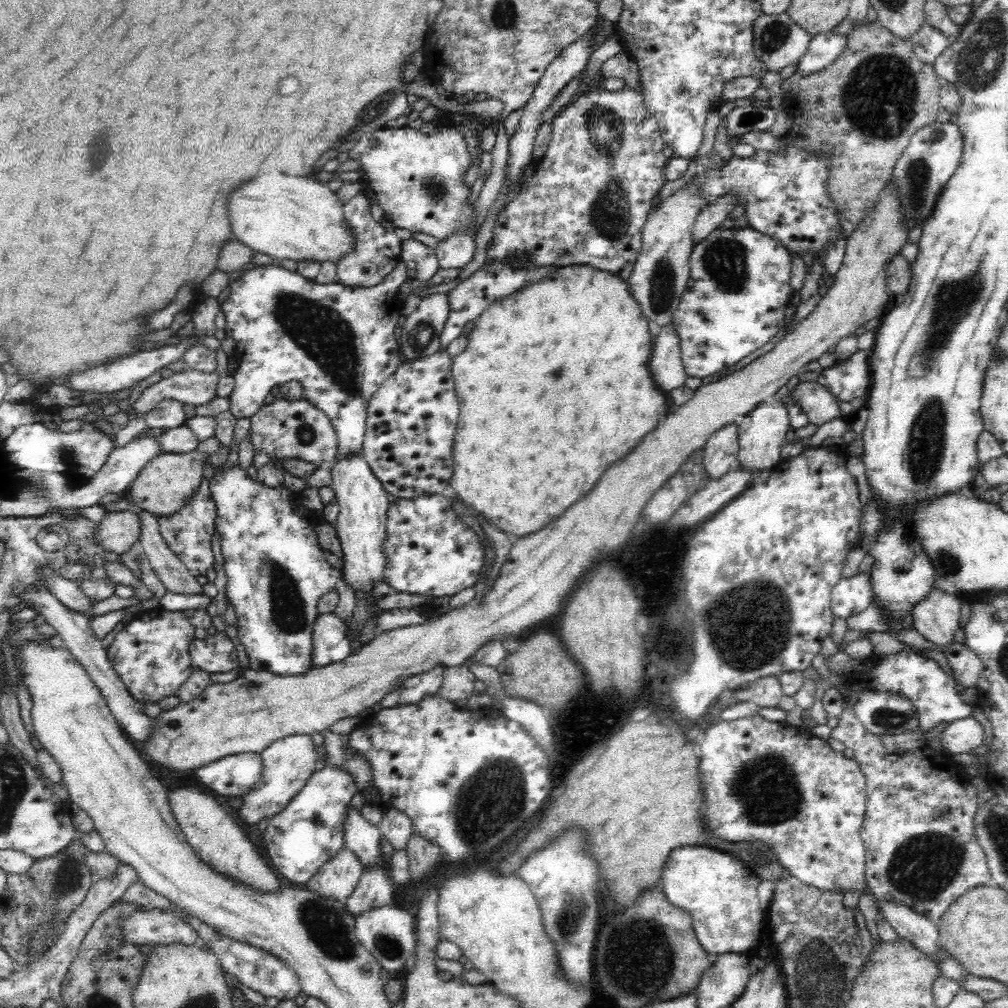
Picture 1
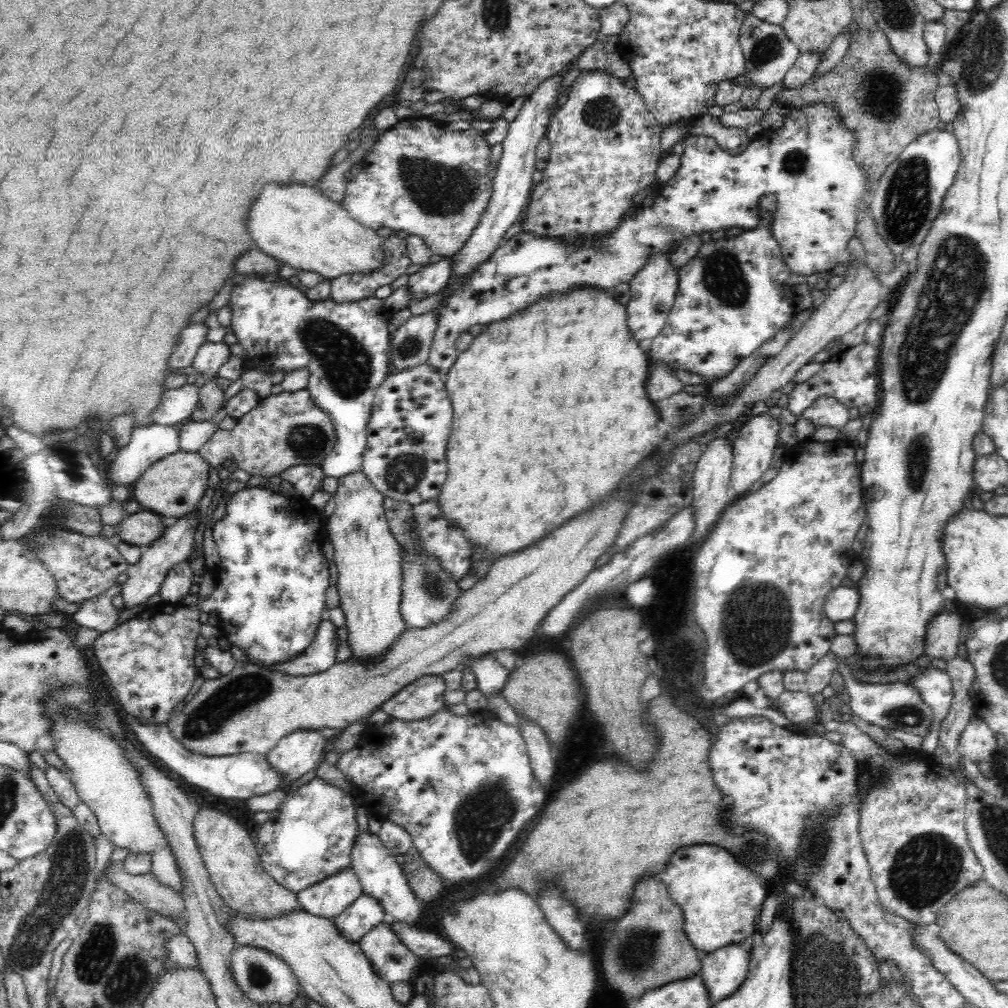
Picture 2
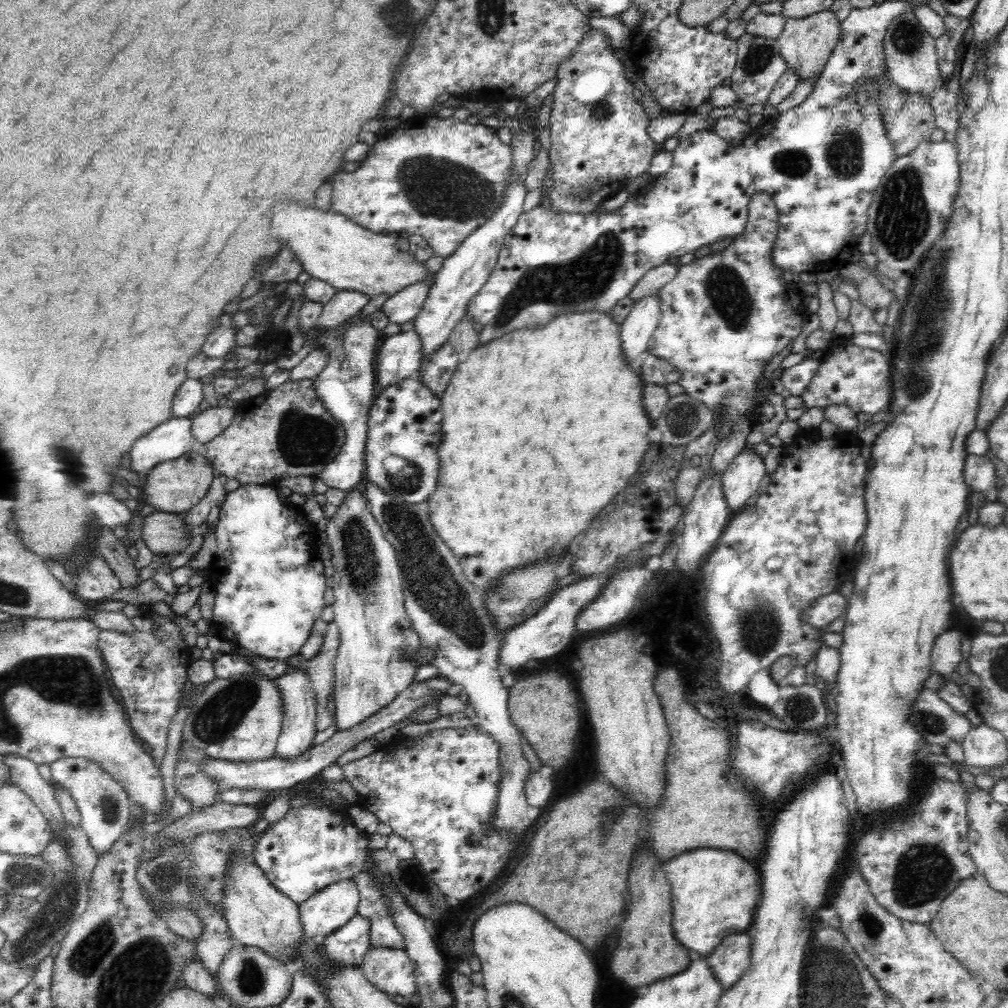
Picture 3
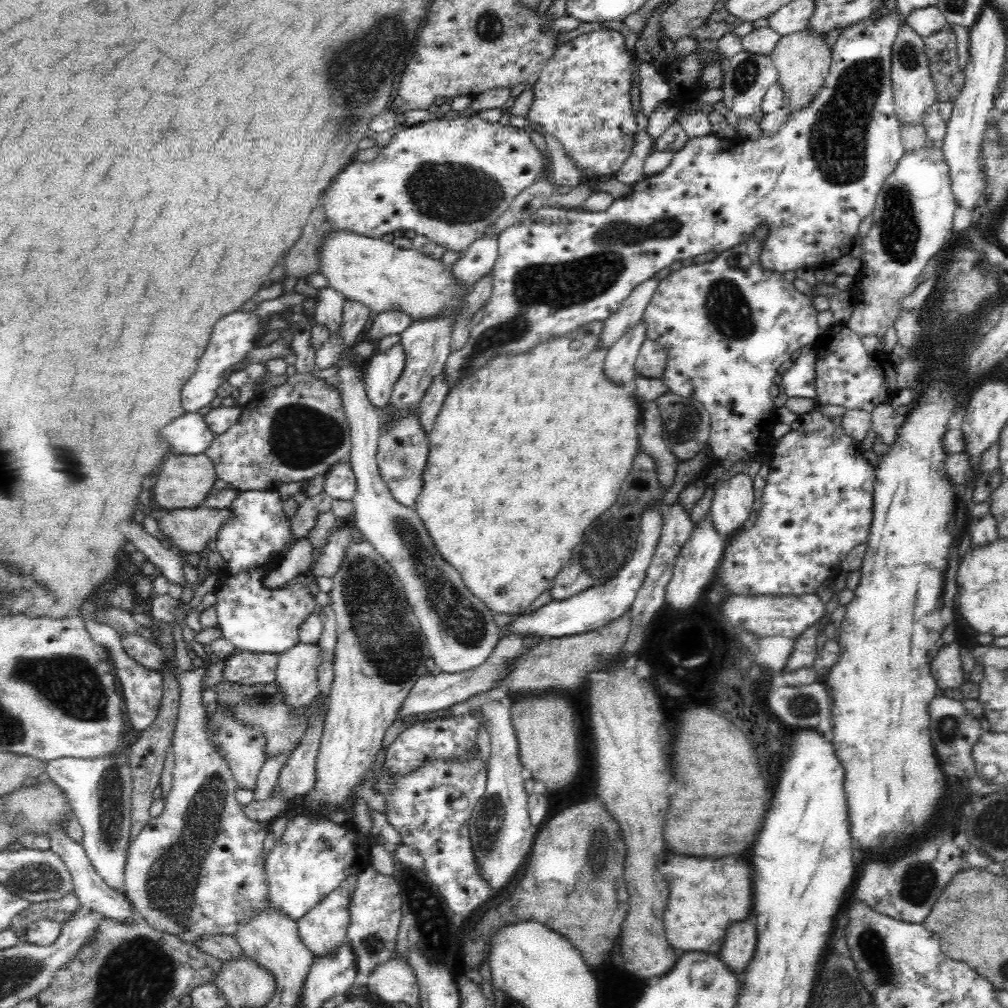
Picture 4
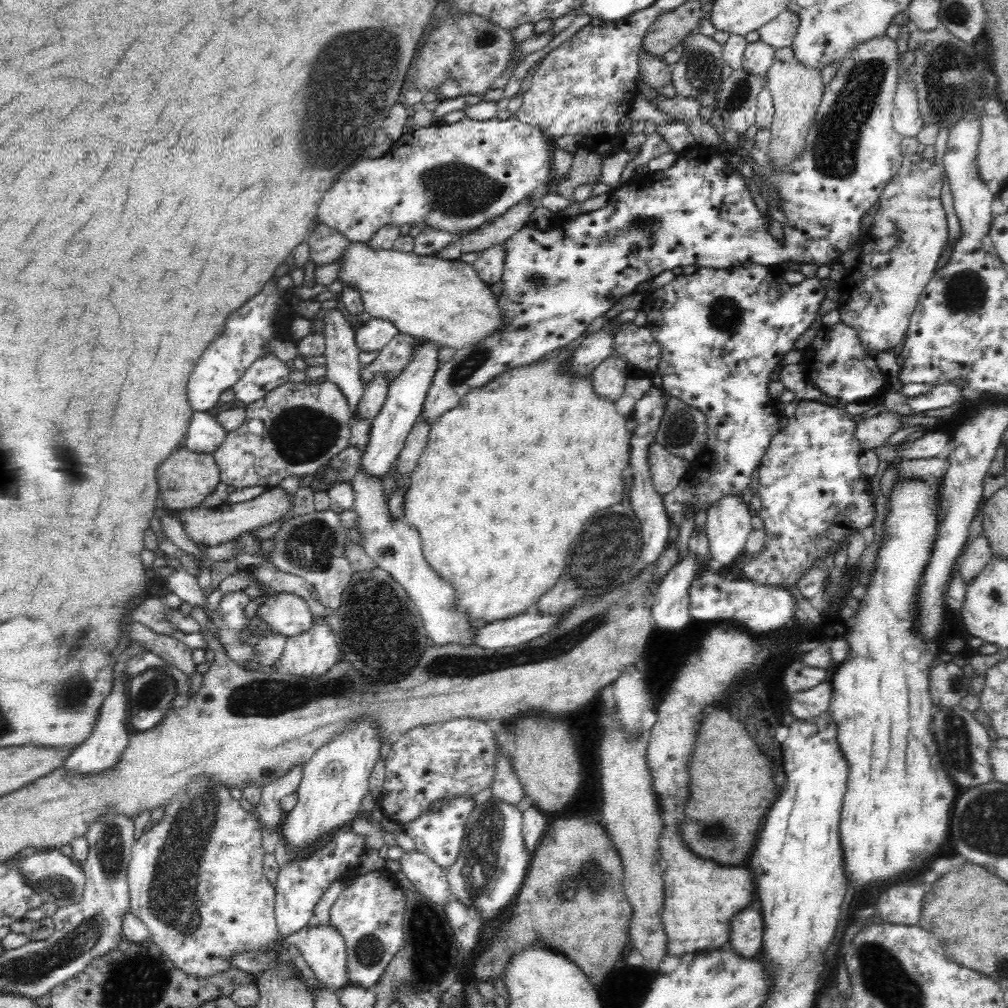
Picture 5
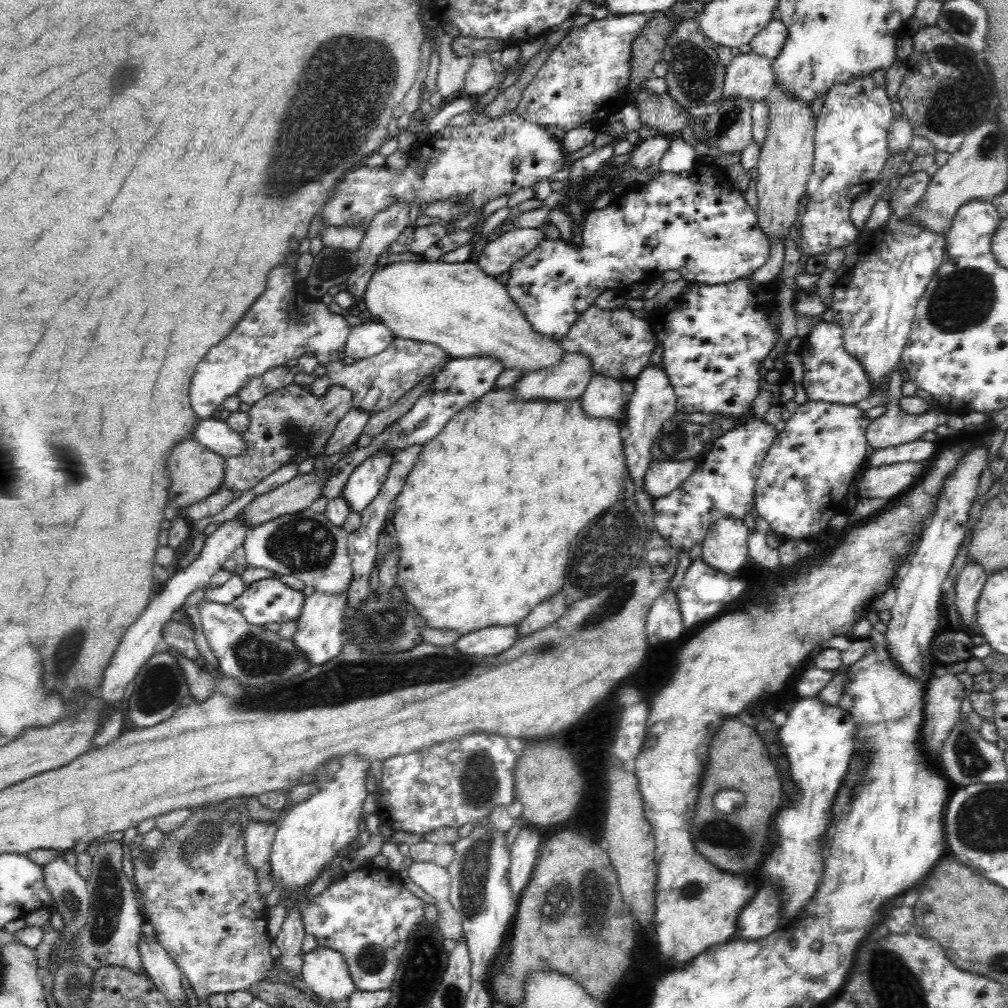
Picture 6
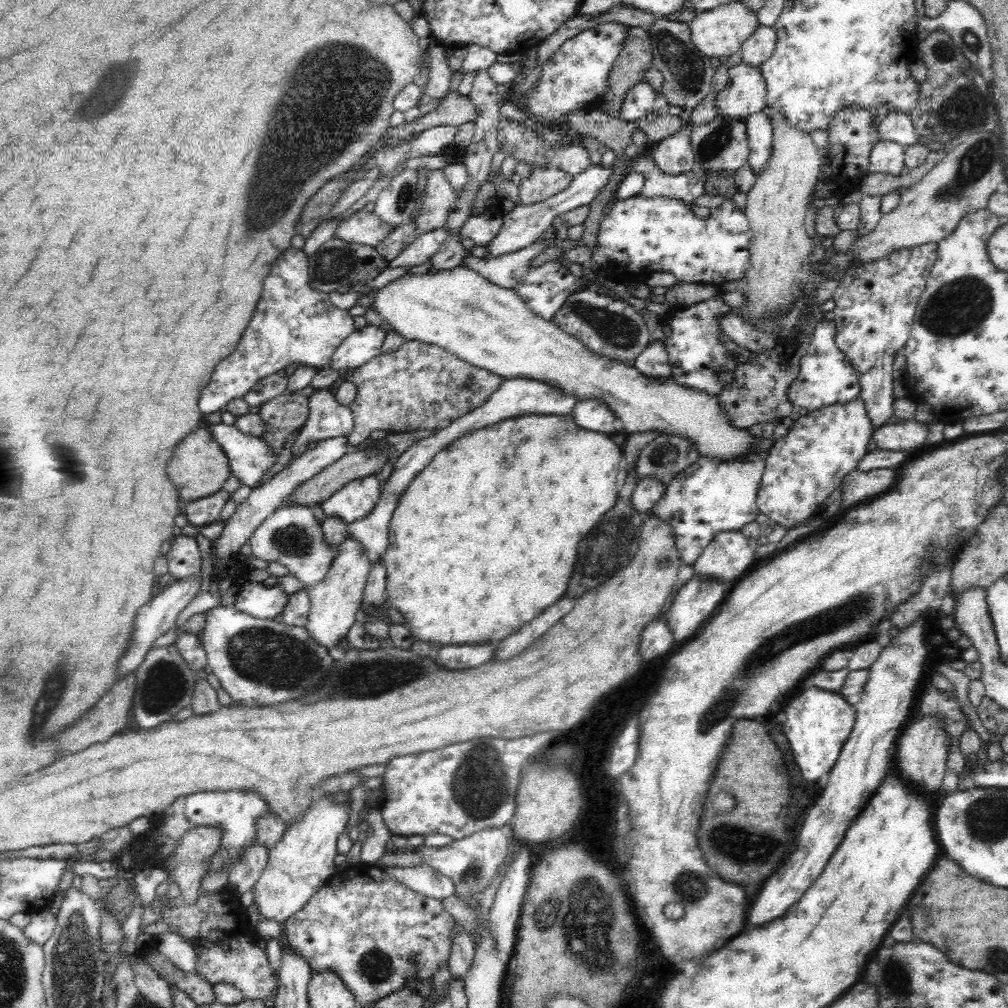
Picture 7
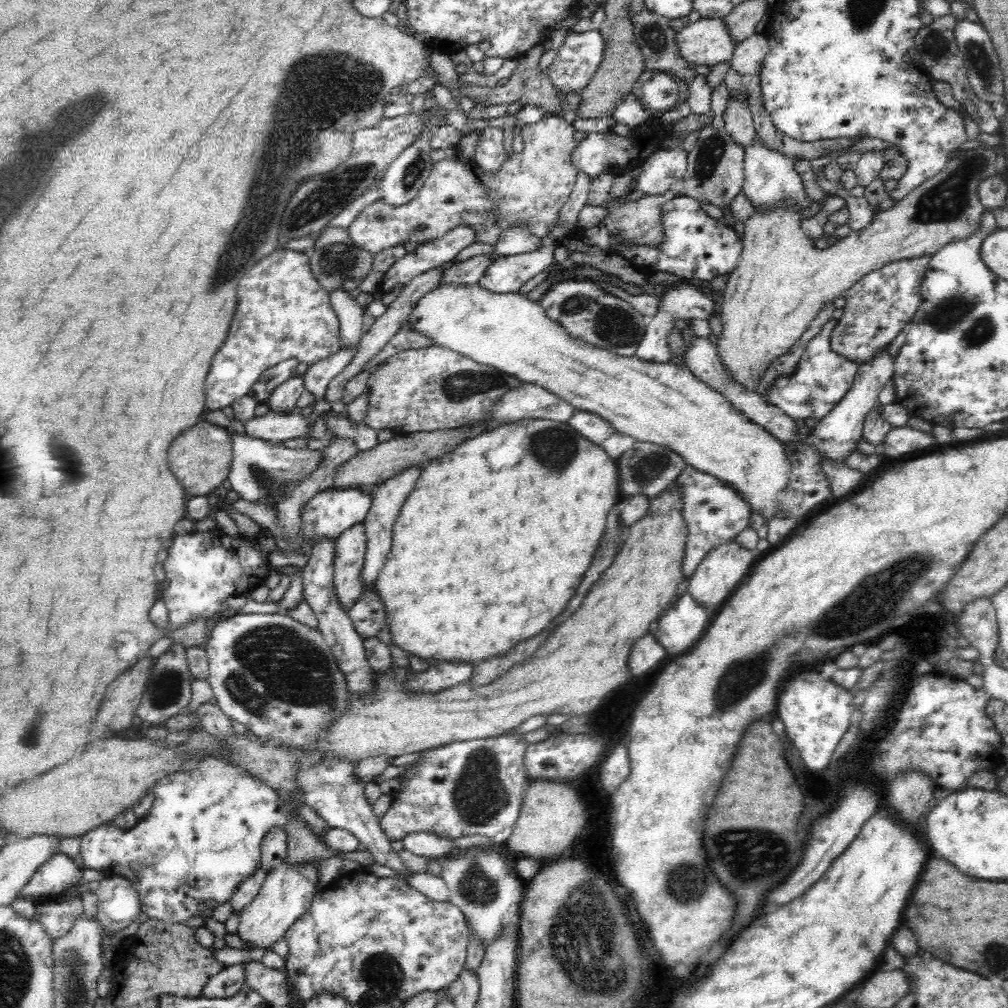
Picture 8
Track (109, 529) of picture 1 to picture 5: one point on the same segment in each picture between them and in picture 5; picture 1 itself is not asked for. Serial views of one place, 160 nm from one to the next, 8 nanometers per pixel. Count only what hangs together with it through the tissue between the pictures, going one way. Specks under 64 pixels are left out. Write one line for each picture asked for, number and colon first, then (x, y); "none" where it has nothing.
2: (141, 529)
3: (163, 532)
4: (191, 530)
5: (211, 526)

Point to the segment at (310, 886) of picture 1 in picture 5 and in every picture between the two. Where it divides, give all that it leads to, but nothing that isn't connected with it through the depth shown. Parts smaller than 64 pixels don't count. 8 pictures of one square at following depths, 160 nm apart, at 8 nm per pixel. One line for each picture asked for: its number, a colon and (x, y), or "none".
2: (329, 898)
3: (324, 912)
4: (323, 930)
5: (324, 950)

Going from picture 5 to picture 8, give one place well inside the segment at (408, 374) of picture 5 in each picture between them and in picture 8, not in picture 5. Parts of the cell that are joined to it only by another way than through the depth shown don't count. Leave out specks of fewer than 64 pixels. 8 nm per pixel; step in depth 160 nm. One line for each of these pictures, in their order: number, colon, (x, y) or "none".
6: (363, 484)
7: (351, 503)
8: (326, 515)

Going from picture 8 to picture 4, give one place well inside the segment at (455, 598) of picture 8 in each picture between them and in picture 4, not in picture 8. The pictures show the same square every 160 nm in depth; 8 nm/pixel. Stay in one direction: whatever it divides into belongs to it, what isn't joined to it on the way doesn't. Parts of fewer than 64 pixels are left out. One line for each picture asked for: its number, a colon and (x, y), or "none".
4: (505, 512)
5: (495, 516)
6: (484, 521)
7: (484, 538)

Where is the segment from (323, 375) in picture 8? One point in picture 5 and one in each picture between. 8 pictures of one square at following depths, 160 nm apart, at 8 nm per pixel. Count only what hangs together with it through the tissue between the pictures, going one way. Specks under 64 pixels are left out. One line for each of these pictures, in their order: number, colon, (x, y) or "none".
5: (371, 334)
6: (366, 339)
7: (362, 345)

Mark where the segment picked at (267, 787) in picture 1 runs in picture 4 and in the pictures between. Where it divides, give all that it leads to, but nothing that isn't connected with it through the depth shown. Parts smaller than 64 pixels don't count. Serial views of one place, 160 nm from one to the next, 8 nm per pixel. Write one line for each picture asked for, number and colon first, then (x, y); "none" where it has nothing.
2: (297, 753)
3: (297, 730)
4: (297, 671)

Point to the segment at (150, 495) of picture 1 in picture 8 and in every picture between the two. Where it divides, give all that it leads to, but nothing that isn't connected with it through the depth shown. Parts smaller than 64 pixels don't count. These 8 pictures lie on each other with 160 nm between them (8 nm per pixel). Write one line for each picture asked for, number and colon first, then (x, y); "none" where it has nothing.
2: (173, 486)
3: (174, 486)
4: (185, 480)
5: (187, 477)
6: (197, 472)
7: (199, 467)
8: (200, 458)

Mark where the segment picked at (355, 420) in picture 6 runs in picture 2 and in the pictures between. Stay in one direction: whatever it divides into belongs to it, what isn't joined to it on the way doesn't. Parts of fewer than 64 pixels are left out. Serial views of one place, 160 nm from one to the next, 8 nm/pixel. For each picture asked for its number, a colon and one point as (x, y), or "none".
2: (410, 343)
3: (398, 356)
4: (381, 371)
5: (373, 397)

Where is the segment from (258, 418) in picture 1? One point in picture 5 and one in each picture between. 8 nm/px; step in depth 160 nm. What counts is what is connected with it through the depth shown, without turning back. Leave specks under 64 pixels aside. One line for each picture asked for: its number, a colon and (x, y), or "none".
2: (287, 429)
3: (284, 432)
4: (289, 433)
5: (305, 425)

